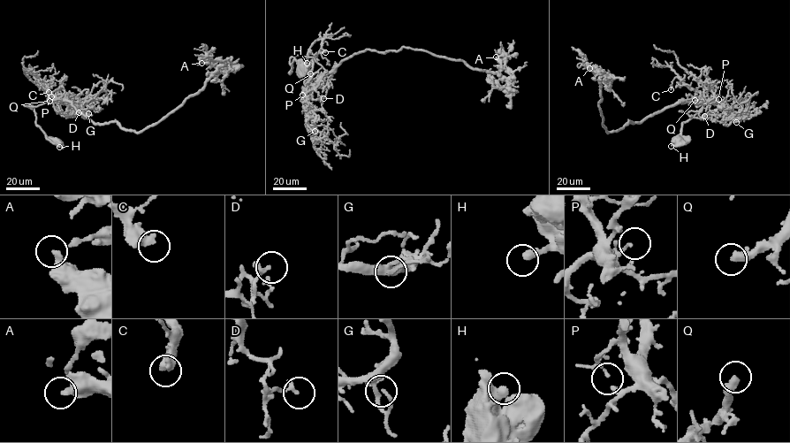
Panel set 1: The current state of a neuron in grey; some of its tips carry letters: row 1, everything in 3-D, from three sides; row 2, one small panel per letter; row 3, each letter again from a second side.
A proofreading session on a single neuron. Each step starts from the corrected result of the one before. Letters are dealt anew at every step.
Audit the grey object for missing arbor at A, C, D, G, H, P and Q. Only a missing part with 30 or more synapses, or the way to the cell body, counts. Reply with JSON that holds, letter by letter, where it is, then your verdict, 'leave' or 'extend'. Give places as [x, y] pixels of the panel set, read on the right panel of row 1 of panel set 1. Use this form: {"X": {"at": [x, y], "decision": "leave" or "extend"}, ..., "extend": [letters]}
{"A": {"at": [589, 68], "decision": "leave"}, "C": {"at": [671, 89], "decision": "leave"}, "D": {"at": [704, 116], "decision": "leave"}, "G": {"at": [736, 122], "decision": "leave"}, "H": {"at": [671, 146], "decision": "leave"}, "P": {"at": [718, 99], "decision": "leave"}, "Q": {"at": [695, 100], "decision": "extend"}, "extend": ["Q"]}

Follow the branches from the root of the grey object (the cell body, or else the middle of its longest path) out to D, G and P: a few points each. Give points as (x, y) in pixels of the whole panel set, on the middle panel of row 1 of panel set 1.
D: (303, 65), (294, 59), (290, 73), (290, 59), (312, 57), (324, 70), (305, 96), (315, 89), (323, 98)
G: (303, 65), (294, 59), (290, 73), (290, 59), (312, 57), (324, 70), (307, 106), (307, 123), (315, 131)
P: (303, 65), (294, 59), (290, 73), (290, 59), (297, 55), (312, 57), (324, 70), (313, 91), (302, 95)

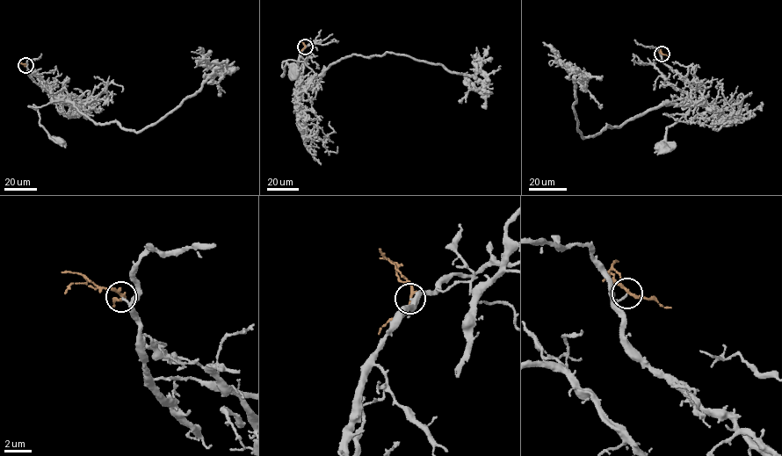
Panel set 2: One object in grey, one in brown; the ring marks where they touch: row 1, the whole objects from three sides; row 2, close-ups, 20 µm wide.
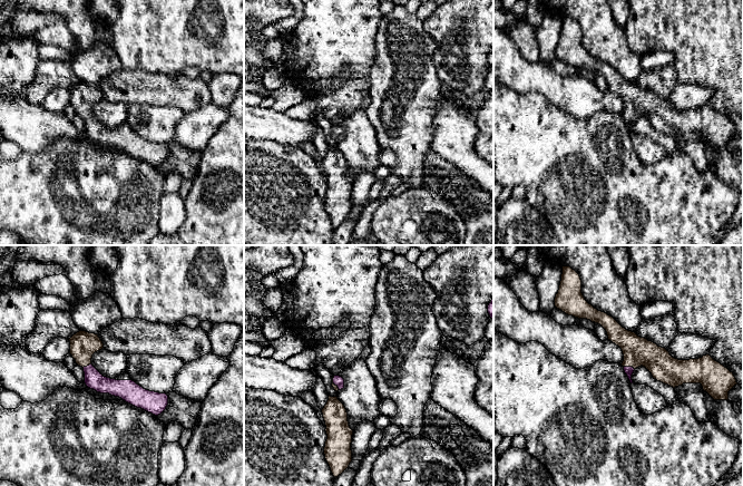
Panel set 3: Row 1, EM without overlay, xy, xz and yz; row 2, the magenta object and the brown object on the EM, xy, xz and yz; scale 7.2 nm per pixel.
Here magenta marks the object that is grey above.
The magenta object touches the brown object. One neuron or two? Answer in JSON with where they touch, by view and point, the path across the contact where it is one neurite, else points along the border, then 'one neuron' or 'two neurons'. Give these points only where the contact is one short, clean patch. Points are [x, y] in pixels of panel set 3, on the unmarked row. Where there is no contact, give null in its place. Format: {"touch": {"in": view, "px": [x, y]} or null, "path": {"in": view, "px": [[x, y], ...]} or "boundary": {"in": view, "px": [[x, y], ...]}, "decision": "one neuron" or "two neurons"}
{"touch": {"in": "yz", "px": [629, 117]}, "path": {"in": "yz", "px": [[628, 120], [629, 117], [637, 101]]}, "decision": "one neuron"}

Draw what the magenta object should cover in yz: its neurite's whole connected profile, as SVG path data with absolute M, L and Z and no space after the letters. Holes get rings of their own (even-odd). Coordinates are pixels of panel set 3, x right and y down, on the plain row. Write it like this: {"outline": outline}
{"outline": "M563 17L555 57L568 66L598 74L606 80L608 90L623 101L622 116L630 134L634 134L634 120L643 116L654 129L673 138L683 134L701 134L714 150L729 150L729 142L737 135L733 123L710 105L698 109L675 109L665 98L626 80L613 67L595 59L585 50L580 27L570 17Z"}

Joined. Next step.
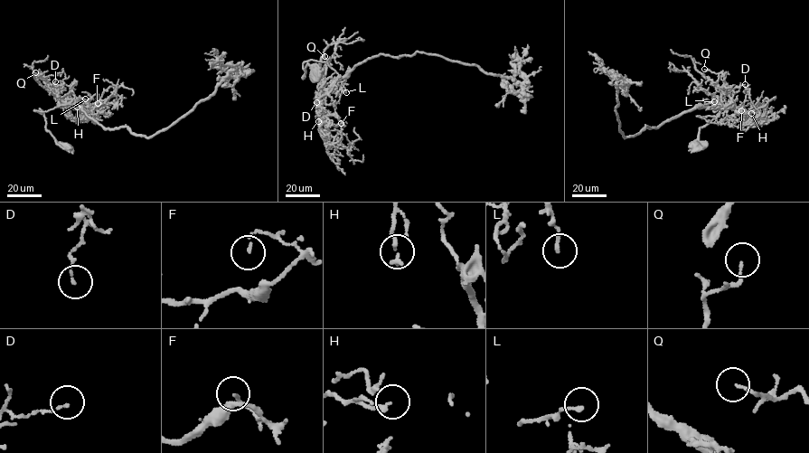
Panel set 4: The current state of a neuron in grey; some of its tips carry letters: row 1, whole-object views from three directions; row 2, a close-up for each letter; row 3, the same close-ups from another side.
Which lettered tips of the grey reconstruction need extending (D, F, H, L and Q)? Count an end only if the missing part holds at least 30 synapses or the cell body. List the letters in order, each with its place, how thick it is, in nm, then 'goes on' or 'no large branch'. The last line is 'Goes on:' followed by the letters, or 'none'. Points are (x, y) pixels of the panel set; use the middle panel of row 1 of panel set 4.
D: (316, 102) | 100 nm | no large branch
F: (341, 123) | 90 nm | no large branch
H: (318, 121) | 170 nm | no large branch
L: (346, 92) | 150 nm | no large branch
Q: (324, 56) | 110 nm | no large branch
Goes on: none

